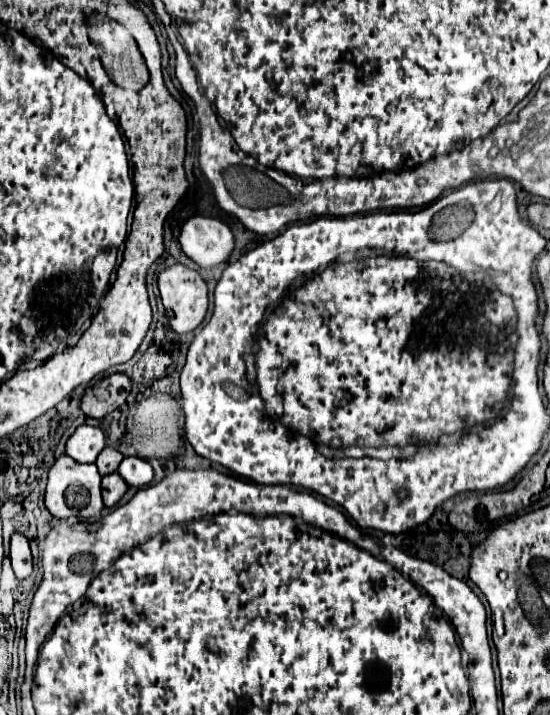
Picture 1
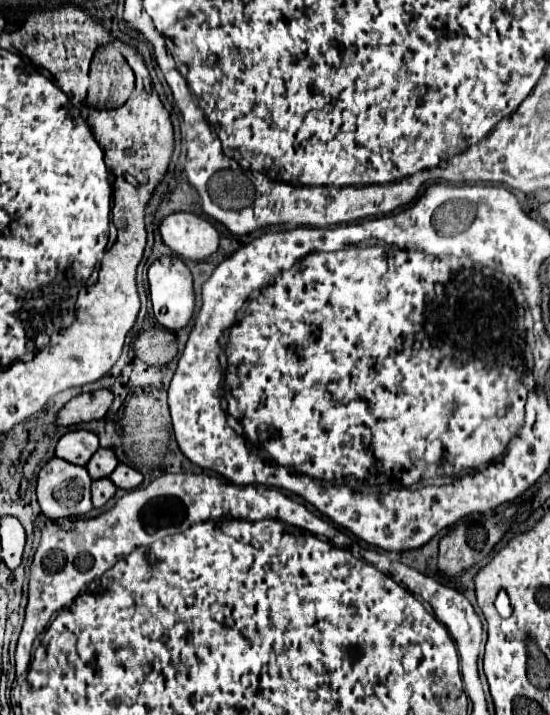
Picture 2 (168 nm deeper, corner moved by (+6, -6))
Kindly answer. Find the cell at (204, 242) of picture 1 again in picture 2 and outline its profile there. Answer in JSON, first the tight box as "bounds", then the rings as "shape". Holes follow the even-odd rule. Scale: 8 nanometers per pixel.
{"bounds":[160,212,220,260],"shape":[[[176,212],[164,218],[160,234],[164,244],[186,260],[206,260],[220,244],[216,228],[208,220],[190,212]]]}

